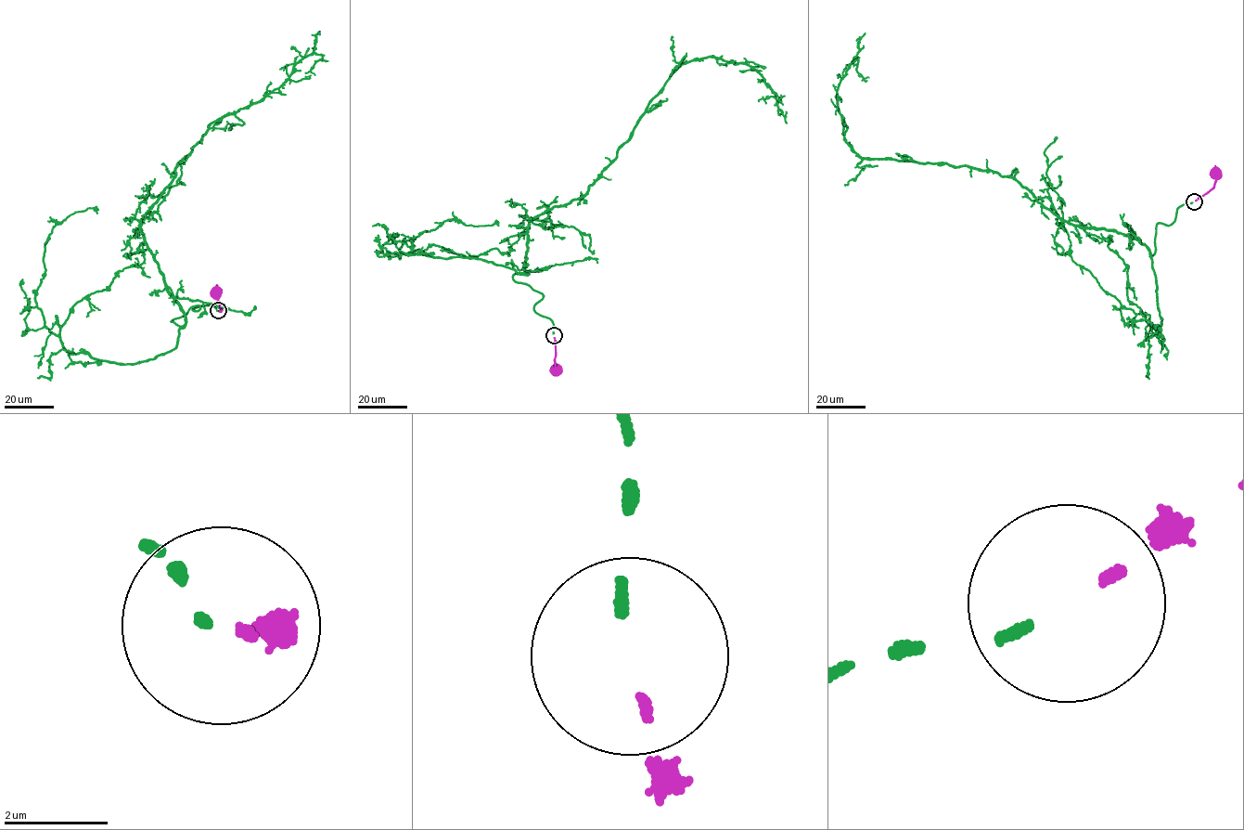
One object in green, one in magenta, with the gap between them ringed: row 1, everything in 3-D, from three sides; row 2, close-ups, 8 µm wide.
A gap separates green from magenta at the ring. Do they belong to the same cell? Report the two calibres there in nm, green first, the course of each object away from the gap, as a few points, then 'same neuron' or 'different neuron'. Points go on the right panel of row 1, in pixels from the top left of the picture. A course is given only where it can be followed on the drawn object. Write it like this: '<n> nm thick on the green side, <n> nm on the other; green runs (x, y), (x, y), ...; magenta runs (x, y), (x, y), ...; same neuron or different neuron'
200 nm thick on the green side, 170 nm on the other; green runs (1192, 202), (1157, 224), (1151, 256), (1014, 178), (860, 157), (836, 91), (855, 60), (868, 77); magenta runs (1196, 201), (1212, 188), (1215, 174); same neuron

